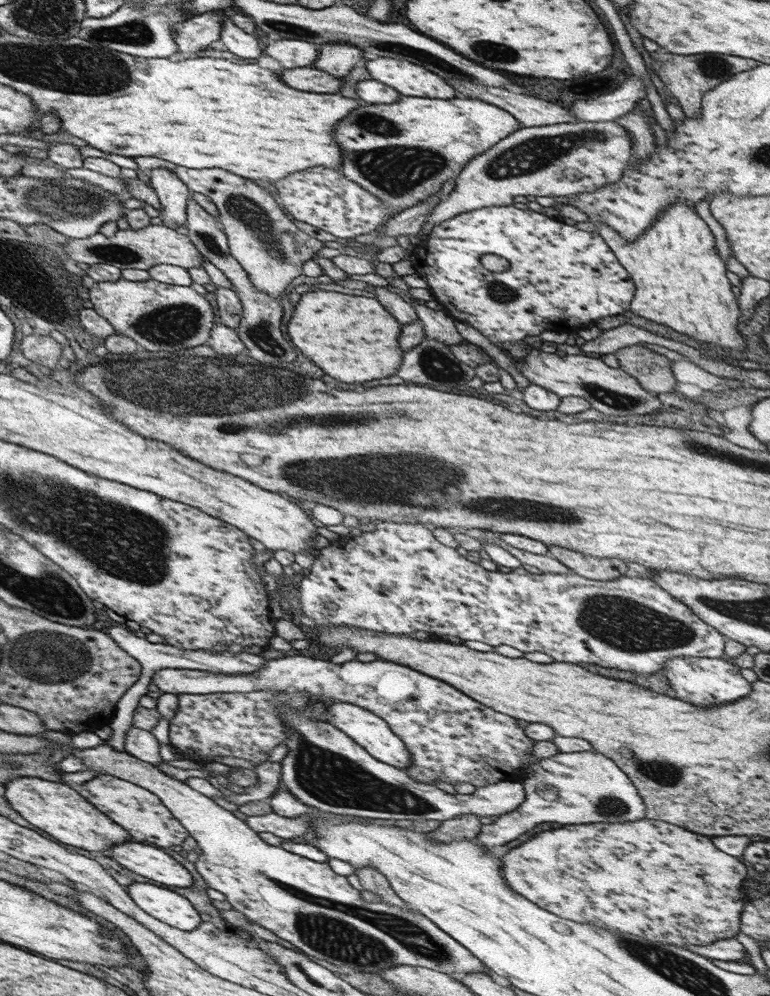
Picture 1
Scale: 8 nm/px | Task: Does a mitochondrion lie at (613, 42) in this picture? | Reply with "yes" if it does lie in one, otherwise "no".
no

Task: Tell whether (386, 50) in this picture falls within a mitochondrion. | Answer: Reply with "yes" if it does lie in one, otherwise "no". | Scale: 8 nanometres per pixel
yes

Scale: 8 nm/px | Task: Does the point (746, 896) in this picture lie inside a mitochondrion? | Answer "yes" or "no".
no

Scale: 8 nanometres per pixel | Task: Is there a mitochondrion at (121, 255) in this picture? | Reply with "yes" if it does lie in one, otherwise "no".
yes

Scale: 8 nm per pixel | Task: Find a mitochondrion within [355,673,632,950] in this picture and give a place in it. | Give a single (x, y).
(612, 806)

